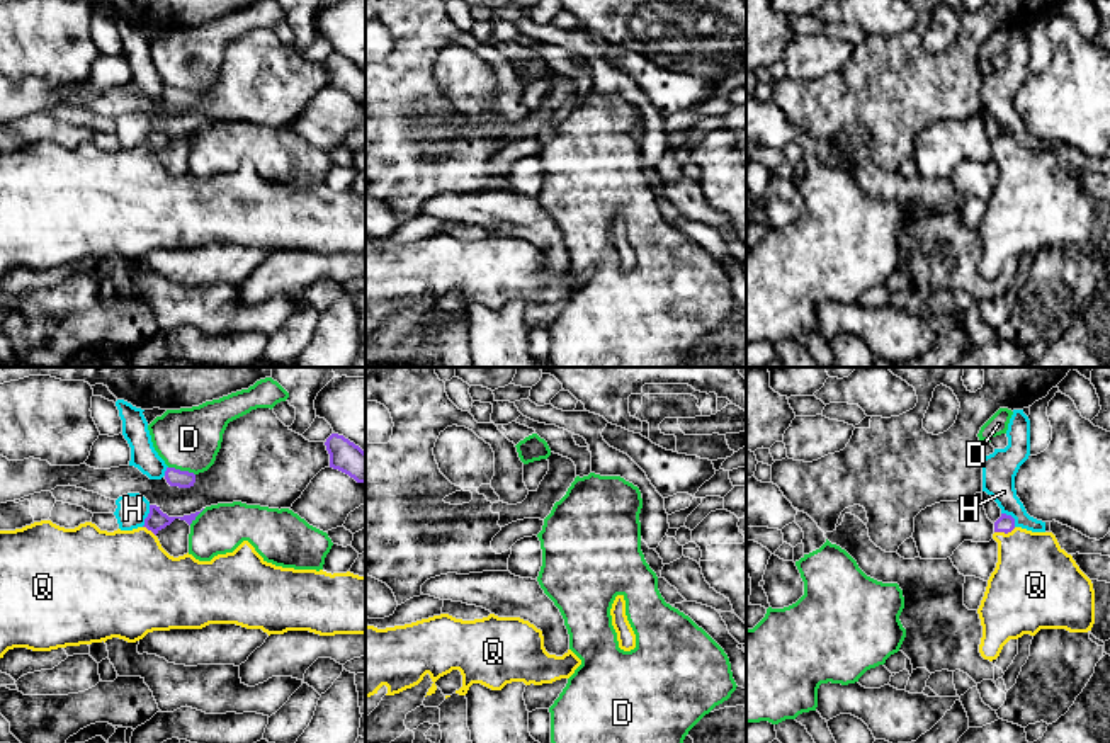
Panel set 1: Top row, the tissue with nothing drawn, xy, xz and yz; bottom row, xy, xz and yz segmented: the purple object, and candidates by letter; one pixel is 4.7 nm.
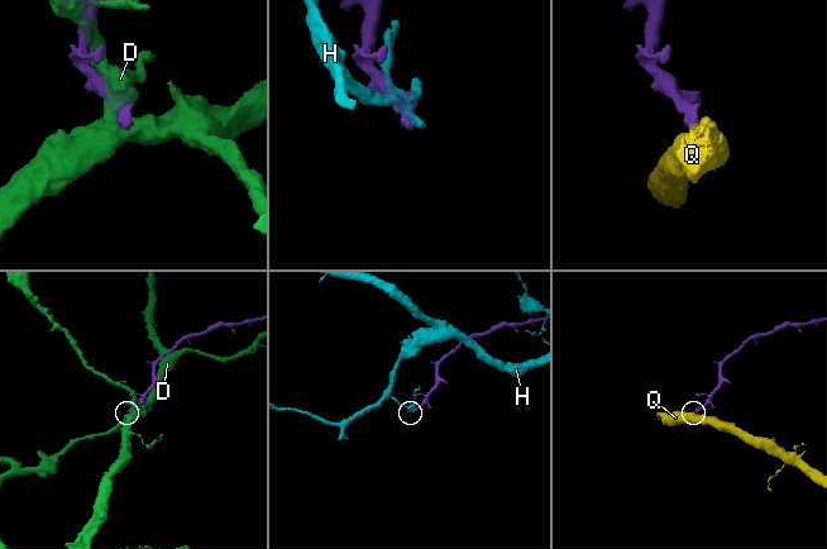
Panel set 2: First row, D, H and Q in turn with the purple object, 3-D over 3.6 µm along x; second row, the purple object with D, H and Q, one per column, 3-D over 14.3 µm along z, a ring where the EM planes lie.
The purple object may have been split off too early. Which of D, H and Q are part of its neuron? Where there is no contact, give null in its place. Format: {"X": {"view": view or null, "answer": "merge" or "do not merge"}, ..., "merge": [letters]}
{"D": {"view": "xy", "answer": "do not merge"}, "H": {"view": "xy", "answer": "do not merge"}, "Q": {"view": "yz", "answer": "merge"}, "merge": ["Q"]}

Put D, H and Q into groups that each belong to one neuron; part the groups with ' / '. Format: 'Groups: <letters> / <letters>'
Groups: D / H / Q

